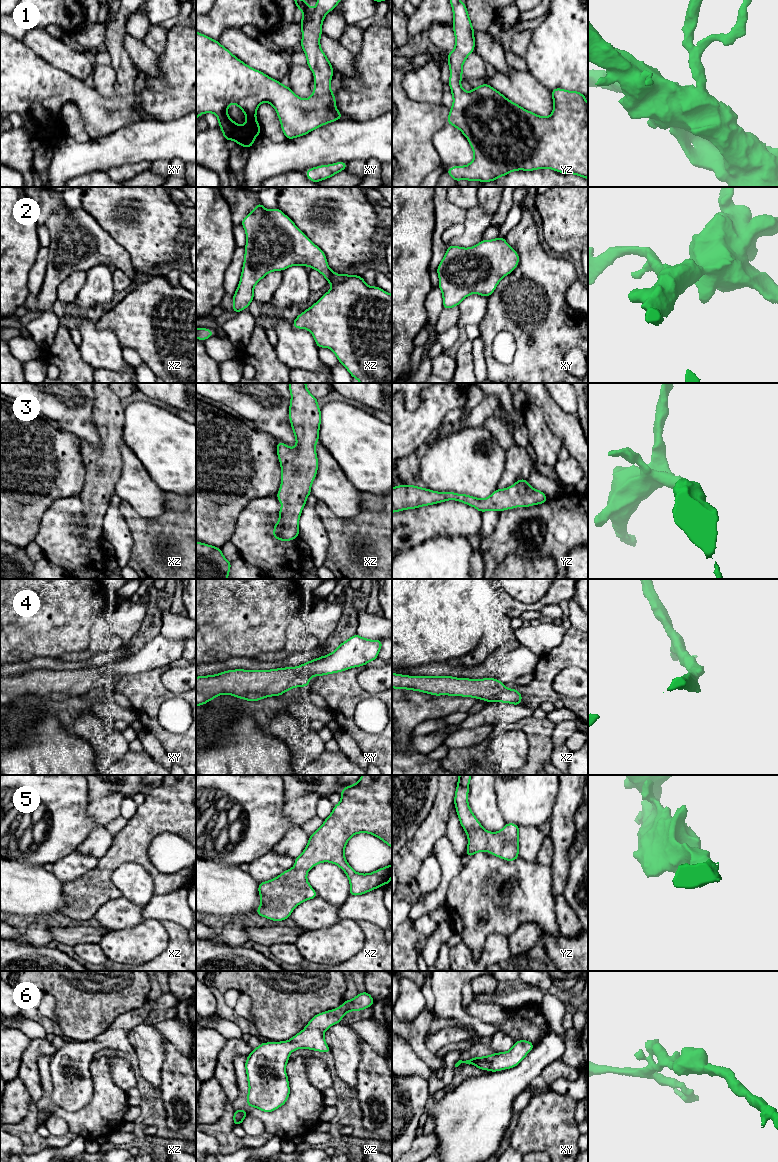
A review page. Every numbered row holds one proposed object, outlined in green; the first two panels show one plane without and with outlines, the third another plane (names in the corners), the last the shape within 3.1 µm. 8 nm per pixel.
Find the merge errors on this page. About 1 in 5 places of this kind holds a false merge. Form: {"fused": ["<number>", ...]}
{"fused": []}

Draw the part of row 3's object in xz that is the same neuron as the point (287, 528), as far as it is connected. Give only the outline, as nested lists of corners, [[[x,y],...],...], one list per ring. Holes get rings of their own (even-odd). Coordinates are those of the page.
[[[289,383],[291,401],[289,407],[289,419],[296,438],[296,447],[290,448],[288,445],[278,442],[276,445],[277,455],[281,465],[281,486],[277,493],[277,499],[282,503],[279,511],[279,521],[274,525],[272,536],[280,541],[290,541],[299,536],[299,518],[302,508],[306,506],[306,499],[311,494],[311,485],[318,470],[318,458],[316,454],[316,443],[319,440],[319,428],[321,423],[321,411],[315,398],[307,389],[306,383]]]

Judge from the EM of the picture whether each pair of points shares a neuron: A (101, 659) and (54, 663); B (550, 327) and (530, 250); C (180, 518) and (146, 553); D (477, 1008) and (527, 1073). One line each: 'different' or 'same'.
A: same
B: same
C: same
D: different

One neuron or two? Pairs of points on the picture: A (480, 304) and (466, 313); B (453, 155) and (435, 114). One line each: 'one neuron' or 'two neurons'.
A: one neuron
B: two neurons

